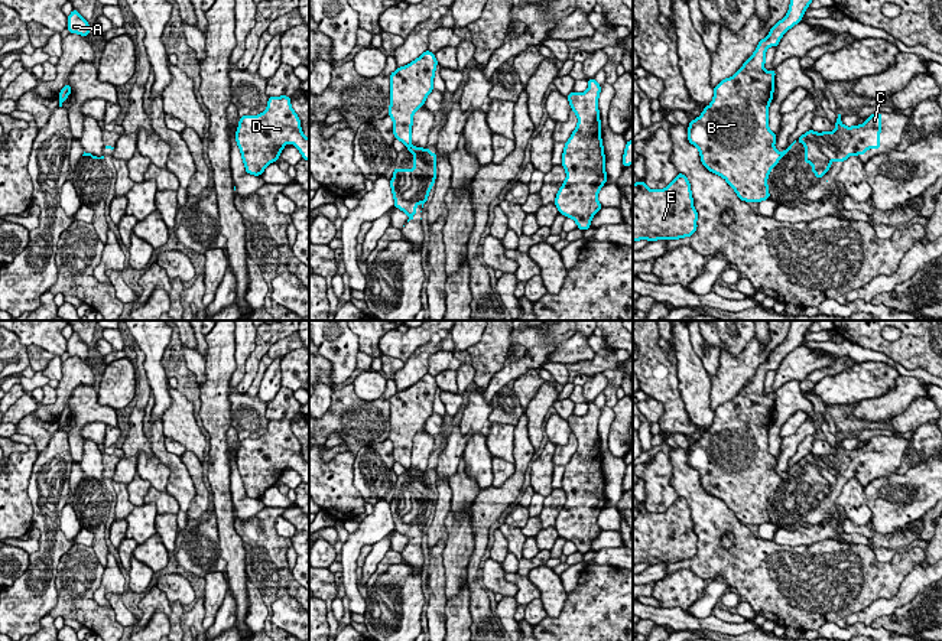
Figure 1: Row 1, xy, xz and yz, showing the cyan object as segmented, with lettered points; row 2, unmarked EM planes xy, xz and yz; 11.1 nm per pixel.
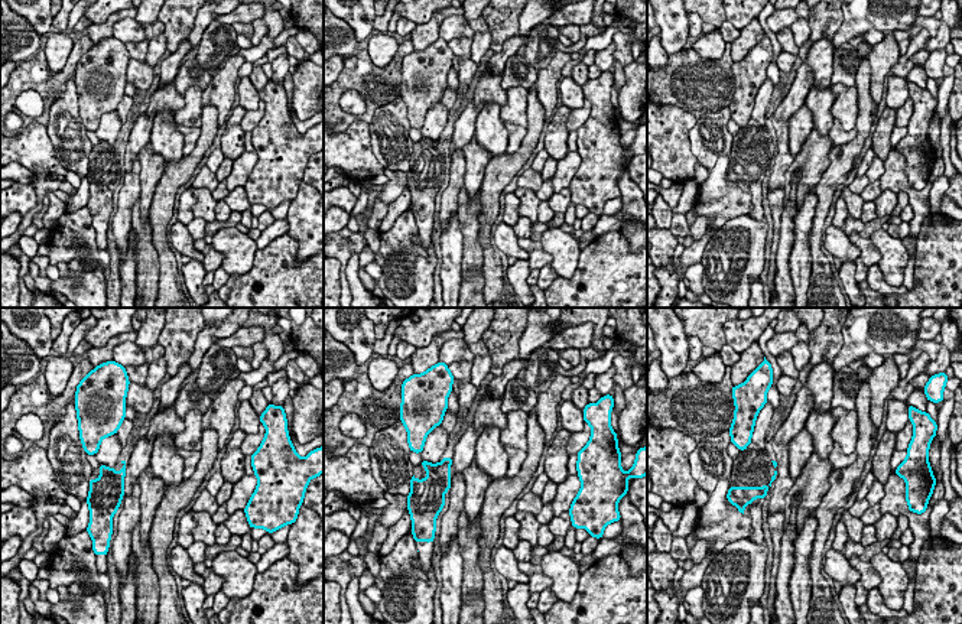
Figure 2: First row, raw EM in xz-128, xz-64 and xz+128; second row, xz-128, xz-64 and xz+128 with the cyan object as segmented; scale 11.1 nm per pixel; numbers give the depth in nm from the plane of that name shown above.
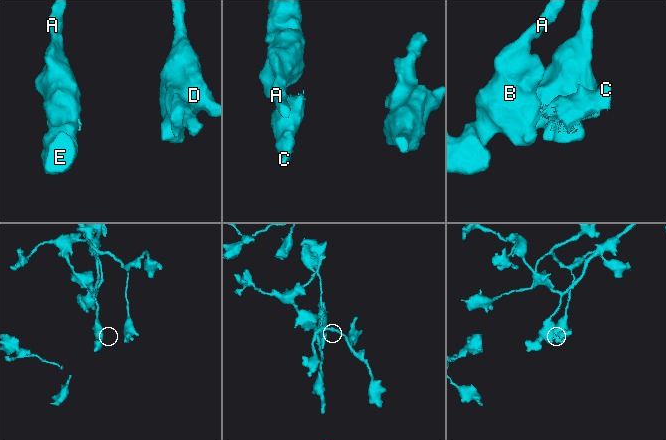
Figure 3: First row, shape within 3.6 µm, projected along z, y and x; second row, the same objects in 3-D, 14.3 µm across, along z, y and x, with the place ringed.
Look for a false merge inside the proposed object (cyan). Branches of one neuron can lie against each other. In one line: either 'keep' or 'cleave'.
cleave

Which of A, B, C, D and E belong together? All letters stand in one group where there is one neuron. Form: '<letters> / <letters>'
A B D E / C

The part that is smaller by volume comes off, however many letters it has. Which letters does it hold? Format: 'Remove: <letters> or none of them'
Remove: C

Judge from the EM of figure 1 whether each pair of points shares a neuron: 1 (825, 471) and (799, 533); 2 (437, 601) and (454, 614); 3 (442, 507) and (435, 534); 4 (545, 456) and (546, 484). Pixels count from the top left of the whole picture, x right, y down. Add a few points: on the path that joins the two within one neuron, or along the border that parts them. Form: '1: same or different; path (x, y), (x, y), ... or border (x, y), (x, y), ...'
1: different; border (834, 514), (824, 523), (793, 530), (779, 527)
2: different; border (448, 599), (445, 625)
3: same; path (439, 514), (437, 527)
4: same; path (545, 464), (545, 477)

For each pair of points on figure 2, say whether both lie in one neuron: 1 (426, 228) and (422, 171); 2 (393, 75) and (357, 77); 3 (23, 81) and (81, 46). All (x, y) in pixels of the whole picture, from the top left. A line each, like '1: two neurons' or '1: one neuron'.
1: one neuron
2: one neuron
3: one neuron

